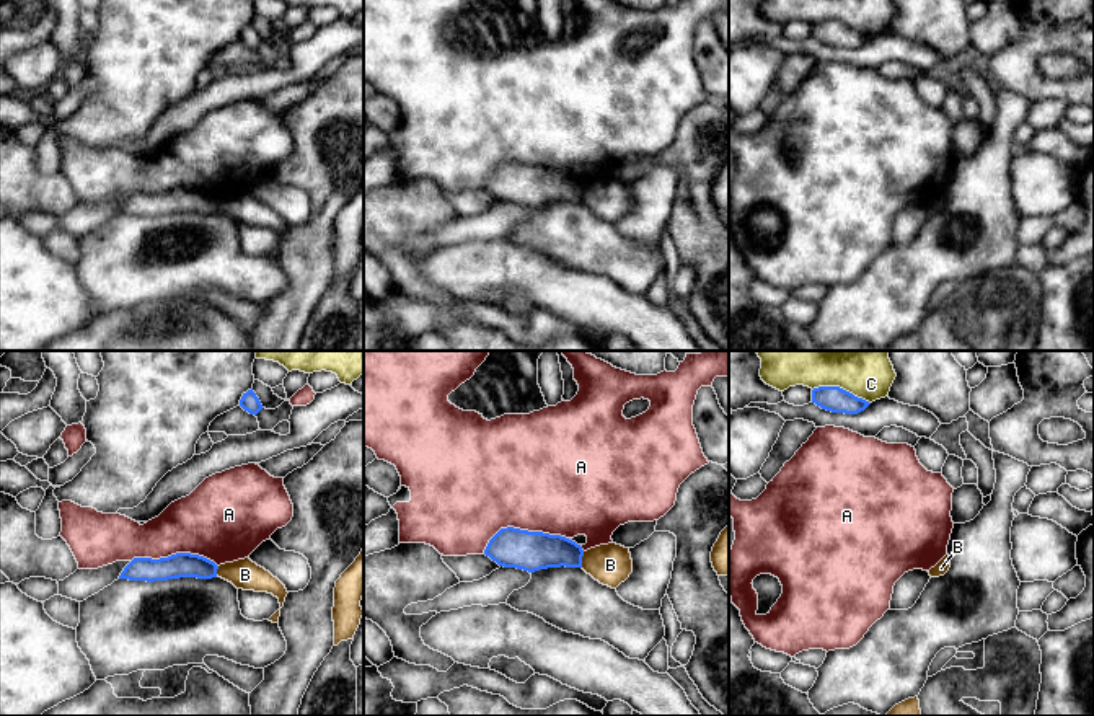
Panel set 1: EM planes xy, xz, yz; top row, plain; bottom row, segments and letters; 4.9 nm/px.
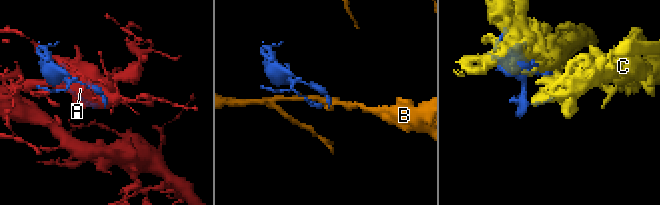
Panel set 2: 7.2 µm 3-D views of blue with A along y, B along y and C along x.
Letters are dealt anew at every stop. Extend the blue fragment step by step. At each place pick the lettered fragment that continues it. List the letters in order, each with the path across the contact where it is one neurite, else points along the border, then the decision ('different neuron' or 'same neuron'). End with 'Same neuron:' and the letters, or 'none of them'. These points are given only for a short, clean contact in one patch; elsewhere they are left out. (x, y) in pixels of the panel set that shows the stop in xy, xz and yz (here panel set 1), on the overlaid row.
A: different neuron
B: along xz (584, 552), (581, 566) | different neuron
C: different neuron
Same neuron: none of them

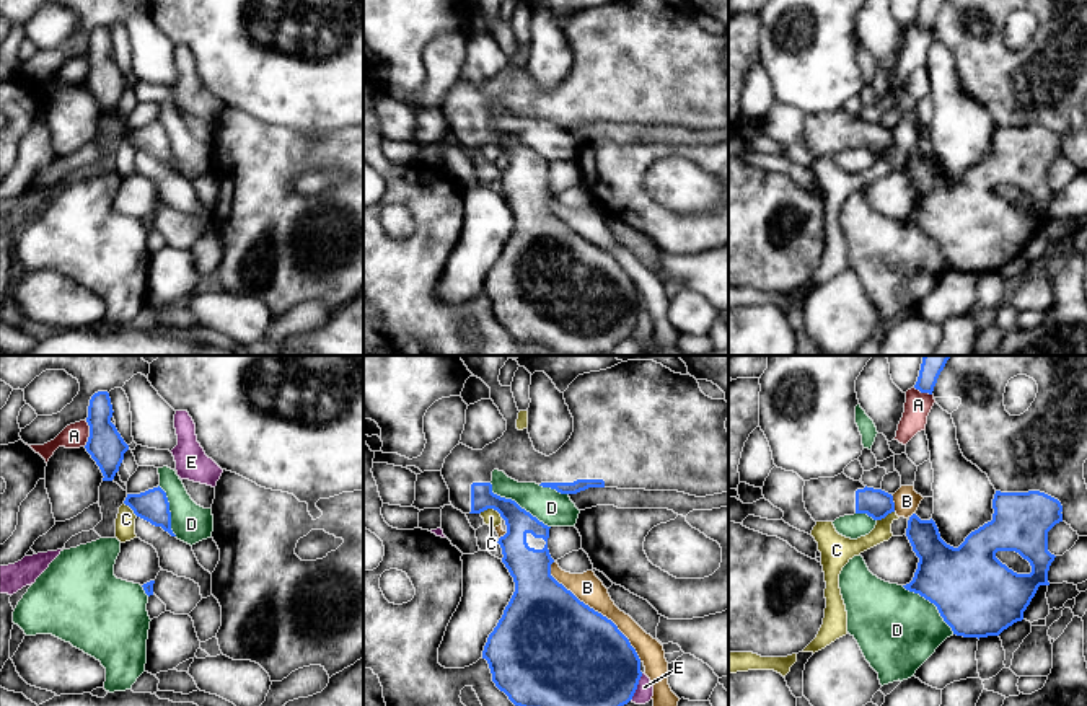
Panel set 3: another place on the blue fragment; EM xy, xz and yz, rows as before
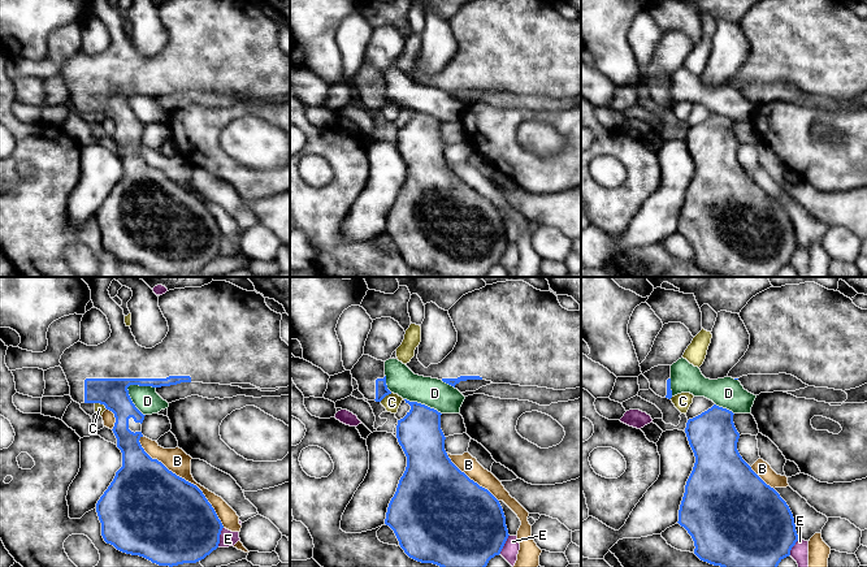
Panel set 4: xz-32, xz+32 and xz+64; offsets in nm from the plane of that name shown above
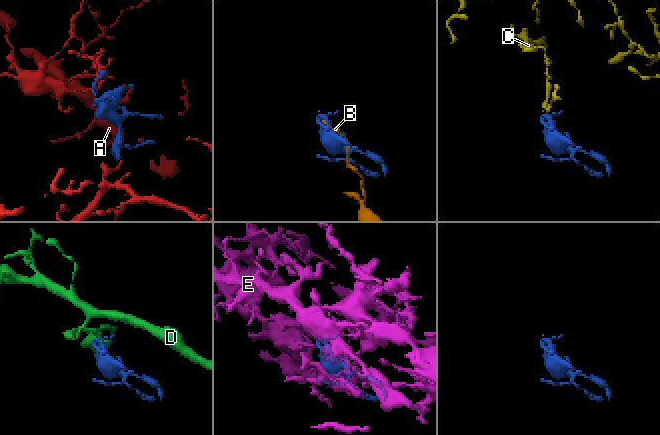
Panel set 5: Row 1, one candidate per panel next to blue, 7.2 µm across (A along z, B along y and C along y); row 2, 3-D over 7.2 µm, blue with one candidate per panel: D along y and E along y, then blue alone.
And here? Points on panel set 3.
A: different neuron
B: different neuron
C: along xz (479, 512), (494, 509), (502, 517) | different neuron
D: different neuron
E: different neuron
Same neuron: none of them

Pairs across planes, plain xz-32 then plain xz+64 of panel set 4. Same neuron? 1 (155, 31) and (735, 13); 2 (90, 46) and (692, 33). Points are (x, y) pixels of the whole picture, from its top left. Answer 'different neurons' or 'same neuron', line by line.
1: different neurons
2: different neurons

